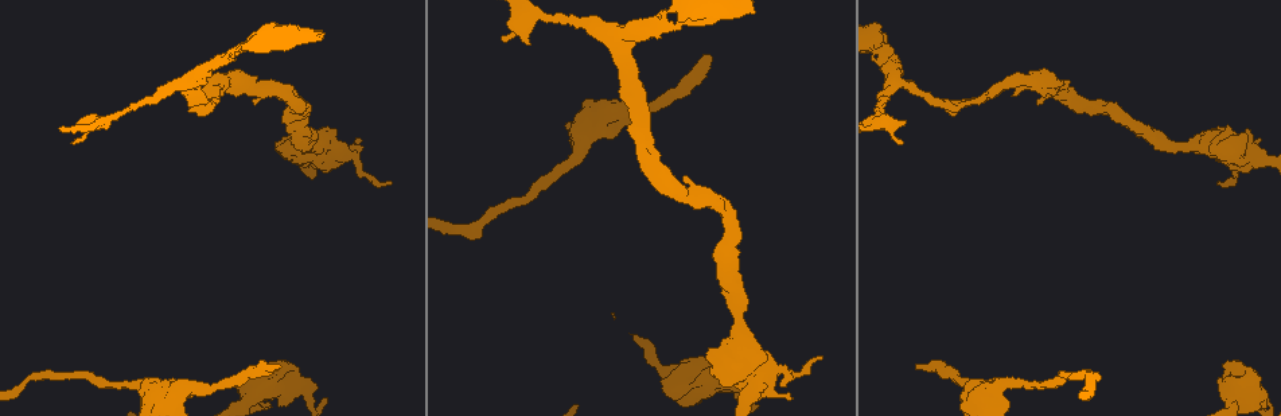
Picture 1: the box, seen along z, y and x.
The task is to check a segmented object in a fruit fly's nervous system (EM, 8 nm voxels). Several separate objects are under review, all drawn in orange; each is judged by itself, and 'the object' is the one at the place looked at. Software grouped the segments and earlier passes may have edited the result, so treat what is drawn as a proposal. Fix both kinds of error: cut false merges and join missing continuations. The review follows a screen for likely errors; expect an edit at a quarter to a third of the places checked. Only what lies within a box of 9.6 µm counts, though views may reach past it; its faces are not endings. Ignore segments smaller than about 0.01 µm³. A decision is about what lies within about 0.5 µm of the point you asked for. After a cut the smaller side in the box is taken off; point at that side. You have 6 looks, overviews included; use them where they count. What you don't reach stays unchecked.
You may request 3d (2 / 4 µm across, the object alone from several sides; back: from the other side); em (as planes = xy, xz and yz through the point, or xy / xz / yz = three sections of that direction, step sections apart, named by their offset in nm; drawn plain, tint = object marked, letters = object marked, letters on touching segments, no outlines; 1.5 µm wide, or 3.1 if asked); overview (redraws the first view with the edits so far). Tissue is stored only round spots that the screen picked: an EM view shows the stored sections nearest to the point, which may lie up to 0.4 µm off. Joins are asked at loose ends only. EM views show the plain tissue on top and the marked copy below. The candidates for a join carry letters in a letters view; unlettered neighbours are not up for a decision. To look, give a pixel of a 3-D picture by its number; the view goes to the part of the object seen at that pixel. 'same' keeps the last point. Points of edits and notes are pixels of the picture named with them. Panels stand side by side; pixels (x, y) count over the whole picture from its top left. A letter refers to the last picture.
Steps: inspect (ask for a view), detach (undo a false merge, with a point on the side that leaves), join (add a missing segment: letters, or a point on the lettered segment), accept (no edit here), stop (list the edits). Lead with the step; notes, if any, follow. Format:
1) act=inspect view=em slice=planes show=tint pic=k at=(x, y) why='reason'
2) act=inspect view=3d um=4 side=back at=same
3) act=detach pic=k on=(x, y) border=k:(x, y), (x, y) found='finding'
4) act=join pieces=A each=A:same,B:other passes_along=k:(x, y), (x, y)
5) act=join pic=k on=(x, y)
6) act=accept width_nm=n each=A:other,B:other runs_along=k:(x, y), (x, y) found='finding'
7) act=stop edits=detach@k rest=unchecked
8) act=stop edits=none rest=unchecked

act=inspect view=em slice=planes show=letters pic=1 at=(574, 160) why='sudden change in width'

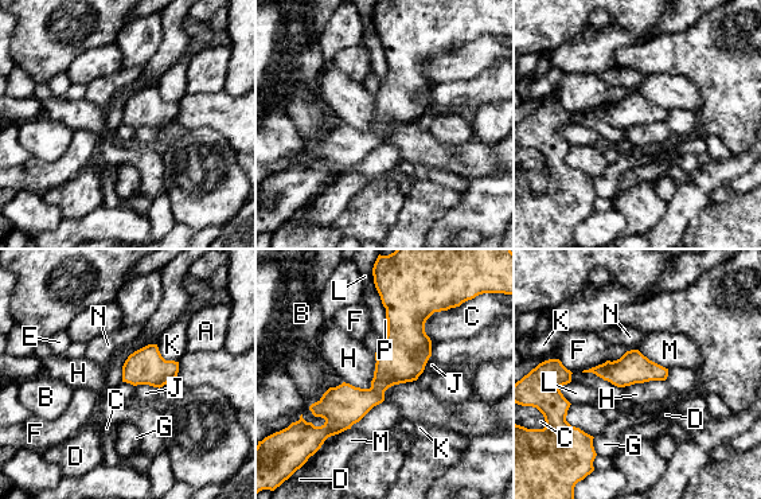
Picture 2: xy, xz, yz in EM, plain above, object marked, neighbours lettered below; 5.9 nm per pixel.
act=accept longest_contact=P:360nm each=A:other,B:other,C:other,D:other,E:other,F:other,G:other,H:other,J:other,K:other,L:other,M:other,N:other,P:other runs_along=2:(387, 297), (397, 362), (327, 432) found='all the same neuron'

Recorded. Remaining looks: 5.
act=inspect view=3d um=4 pic=1 at=(919, 364) why='end of a long branch'

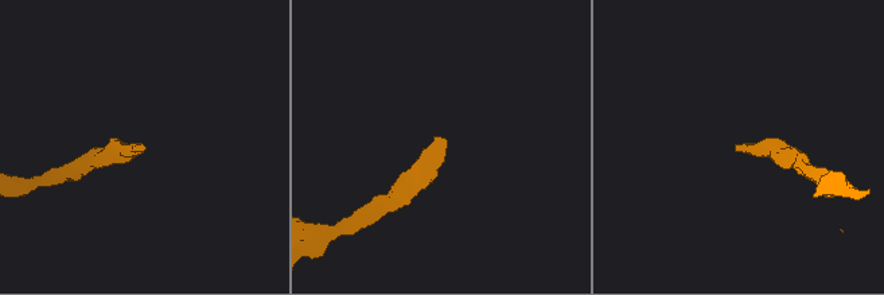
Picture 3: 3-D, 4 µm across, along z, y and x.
act=inspect view=em slice=planes show=tint pic=3 at=(144, 148)

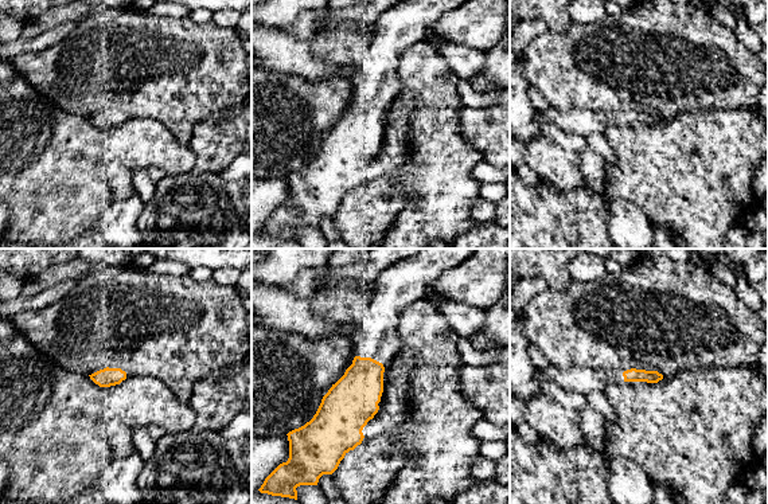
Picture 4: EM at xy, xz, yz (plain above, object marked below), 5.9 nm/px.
act=inspect view=em slice=planes show=letters at=same why='what lies round it'

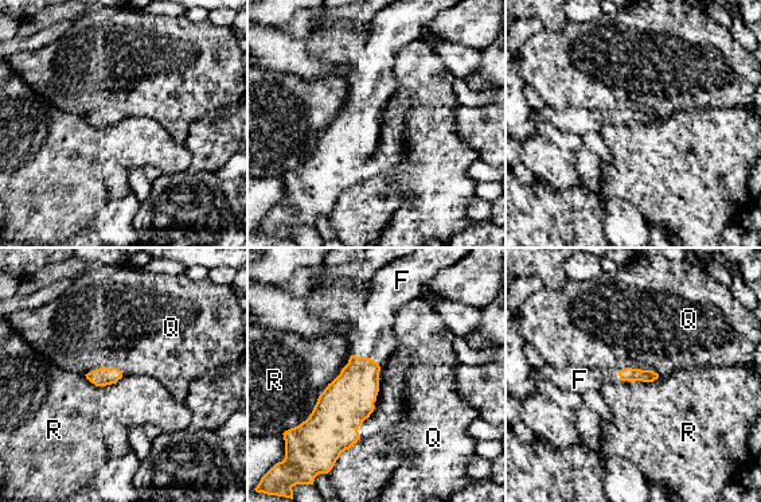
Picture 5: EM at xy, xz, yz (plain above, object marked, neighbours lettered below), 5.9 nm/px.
act=join pieces=F each=F:same,Q:other,R:other found='it goes on there'

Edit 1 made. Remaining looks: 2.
act=inspect view=3d um=4 pic=1 at=(194, 84) why='sharp bend'

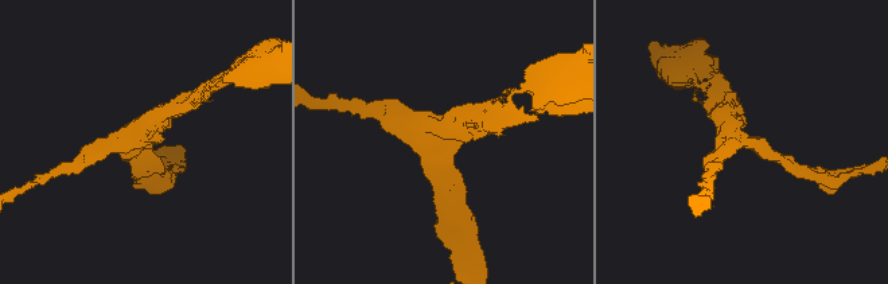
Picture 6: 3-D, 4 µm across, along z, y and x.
act=inspect view=em slice=planes show=letters pic=6 at=(440, 154) why='need the tissue'

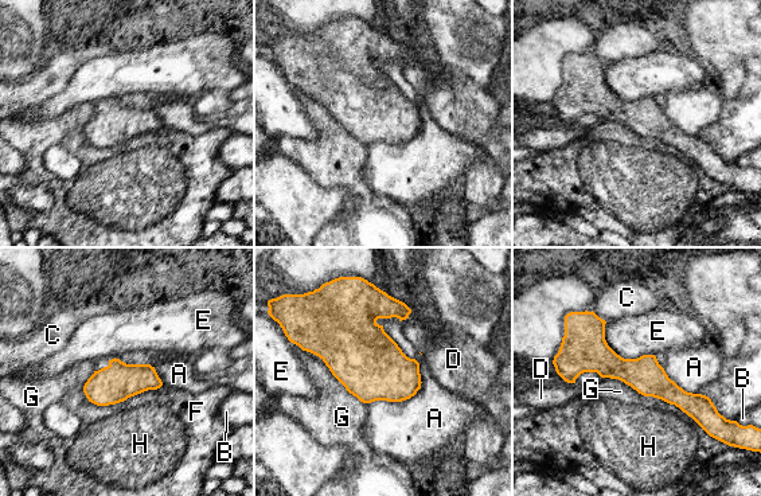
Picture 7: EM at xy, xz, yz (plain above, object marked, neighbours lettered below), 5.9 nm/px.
act=accept each=A:other,B:other,C:other,D:other,E:other,F:other,G:other,H:other runs_along=7:(561, 368), (607, 363), (713, 411) found='one neuron here'

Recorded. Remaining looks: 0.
act=stop edits=join@5 rest=unchecked

